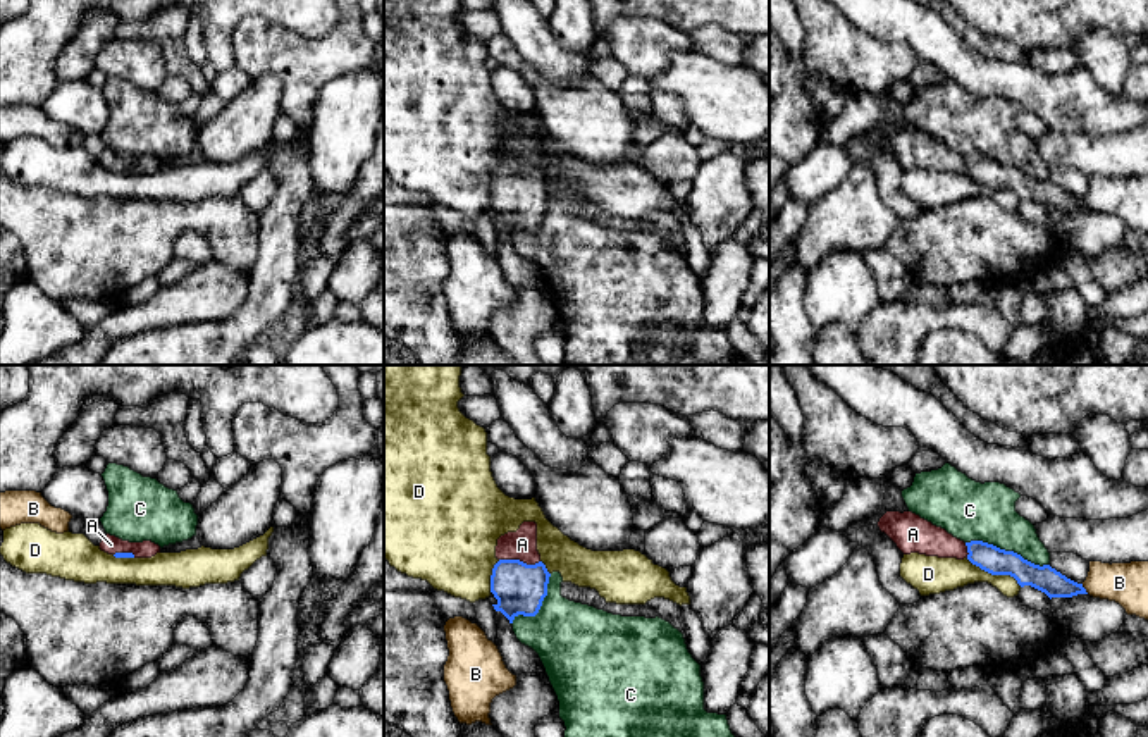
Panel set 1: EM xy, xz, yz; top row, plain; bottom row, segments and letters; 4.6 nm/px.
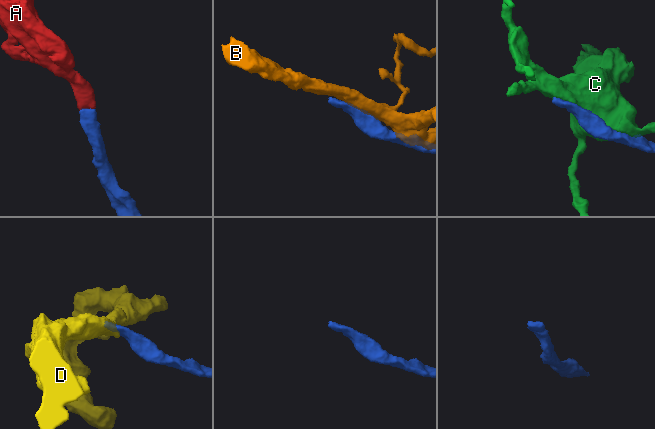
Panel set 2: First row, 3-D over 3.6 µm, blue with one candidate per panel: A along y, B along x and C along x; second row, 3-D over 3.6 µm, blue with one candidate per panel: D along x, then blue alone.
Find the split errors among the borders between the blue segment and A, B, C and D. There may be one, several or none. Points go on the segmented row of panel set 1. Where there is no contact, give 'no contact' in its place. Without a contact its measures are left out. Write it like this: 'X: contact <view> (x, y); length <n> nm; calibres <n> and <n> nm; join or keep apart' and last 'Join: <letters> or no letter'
A: contact xz (518, 560); length 190 nm; calibres 240 and 140 nm; join
B: contact yz (1085, 589); length 60 nm; calibres 120 and 190 nm; keep apart
C: contact yz (1007, 551); length 400 nm; calibres 130 and 280 nm; keep apart
D: contact yz (993, 574); length 300 nm; calibres 130 and 160 nm; keep apart
Join: A

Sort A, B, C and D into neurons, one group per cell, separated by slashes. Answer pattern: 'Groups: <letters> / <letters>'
Groups: A / B / C / D

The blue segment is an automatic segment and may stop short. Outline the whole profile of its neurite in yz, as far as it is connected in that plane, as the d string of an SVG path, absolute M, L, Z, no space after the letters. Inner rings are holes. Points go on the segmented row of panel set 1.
M886 511L878 527L904 554L967 558L981 570L991 575L1010 575L1021 587L1031 585L1050 599L1088 594L1083 584L1067 579L1050 565L1034 565L1014 551L1005 551L983 541L964 542L912 511Z

